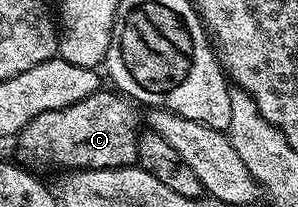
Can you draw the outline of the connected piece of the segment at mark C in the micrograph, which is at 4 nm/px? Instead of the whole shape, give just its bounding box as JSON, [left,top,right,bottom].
[16,90,140,170]

